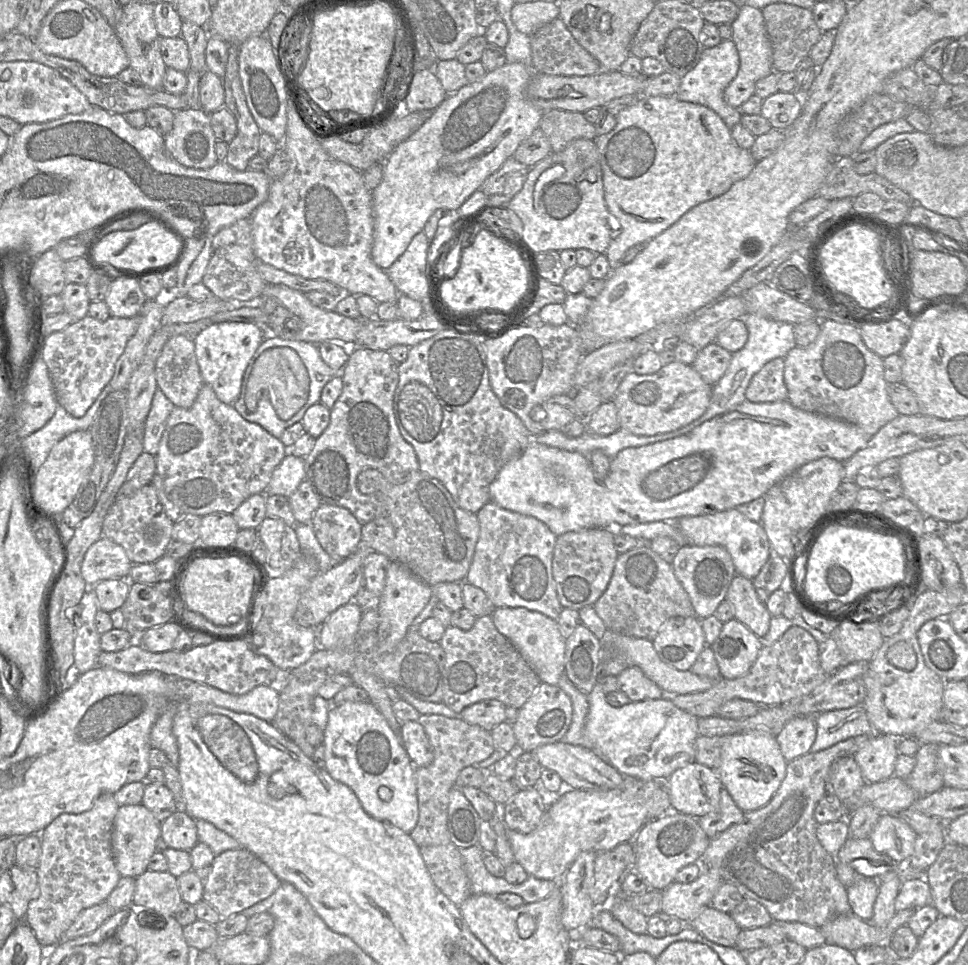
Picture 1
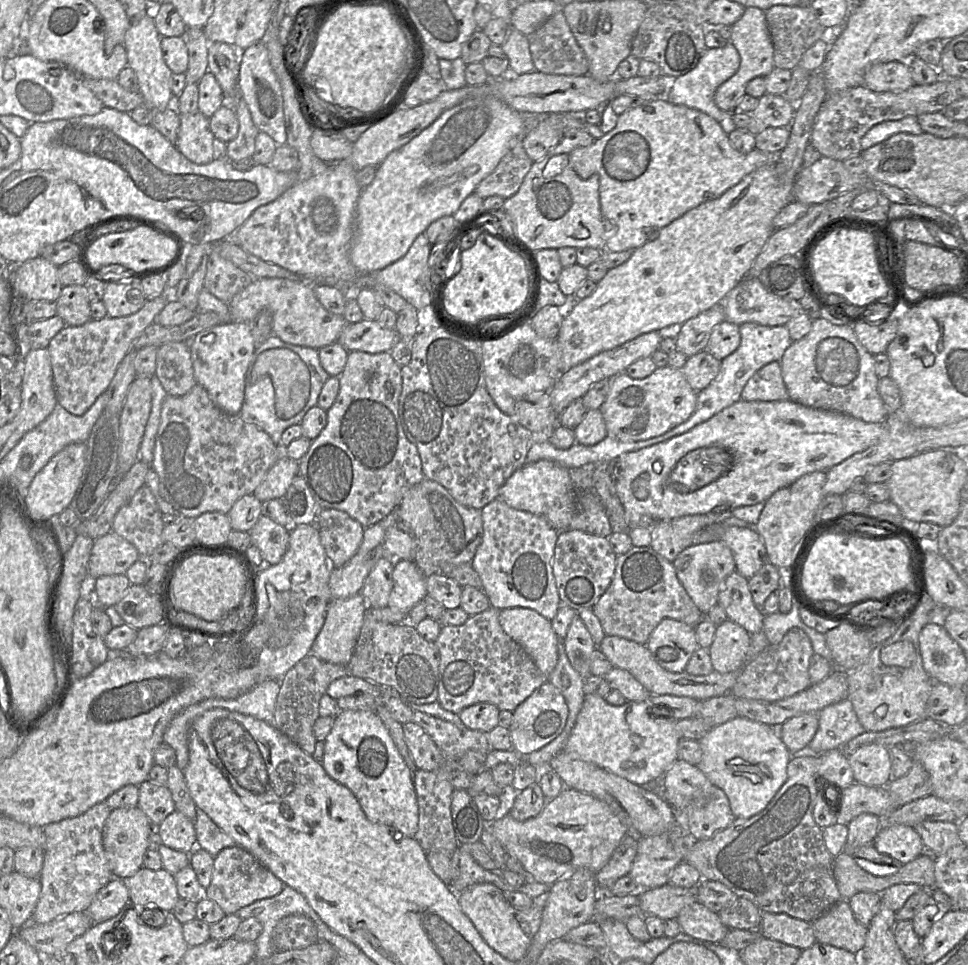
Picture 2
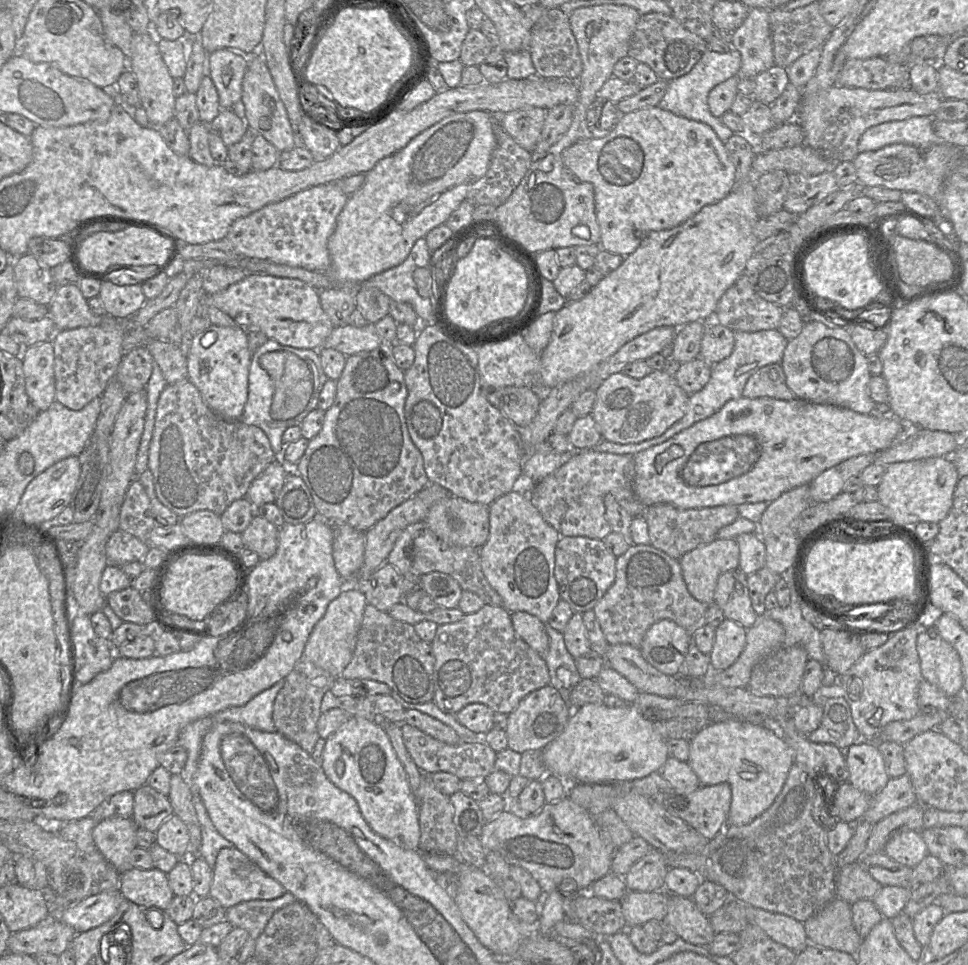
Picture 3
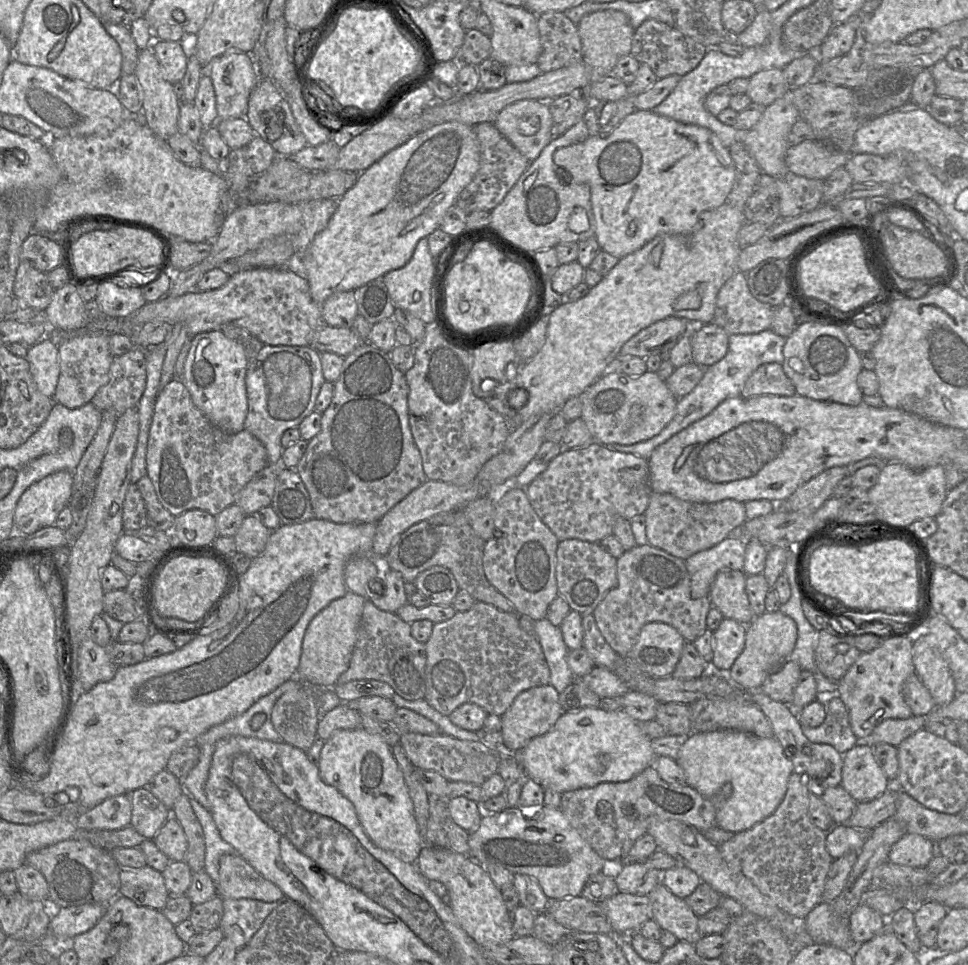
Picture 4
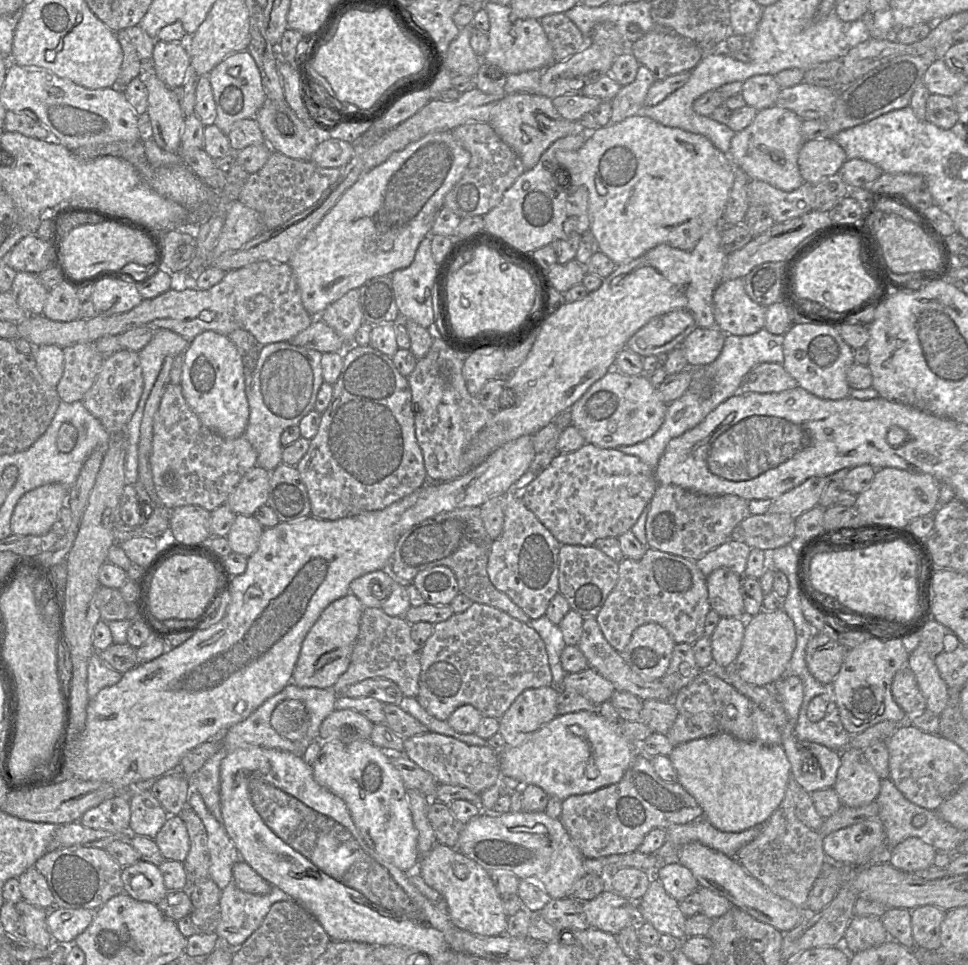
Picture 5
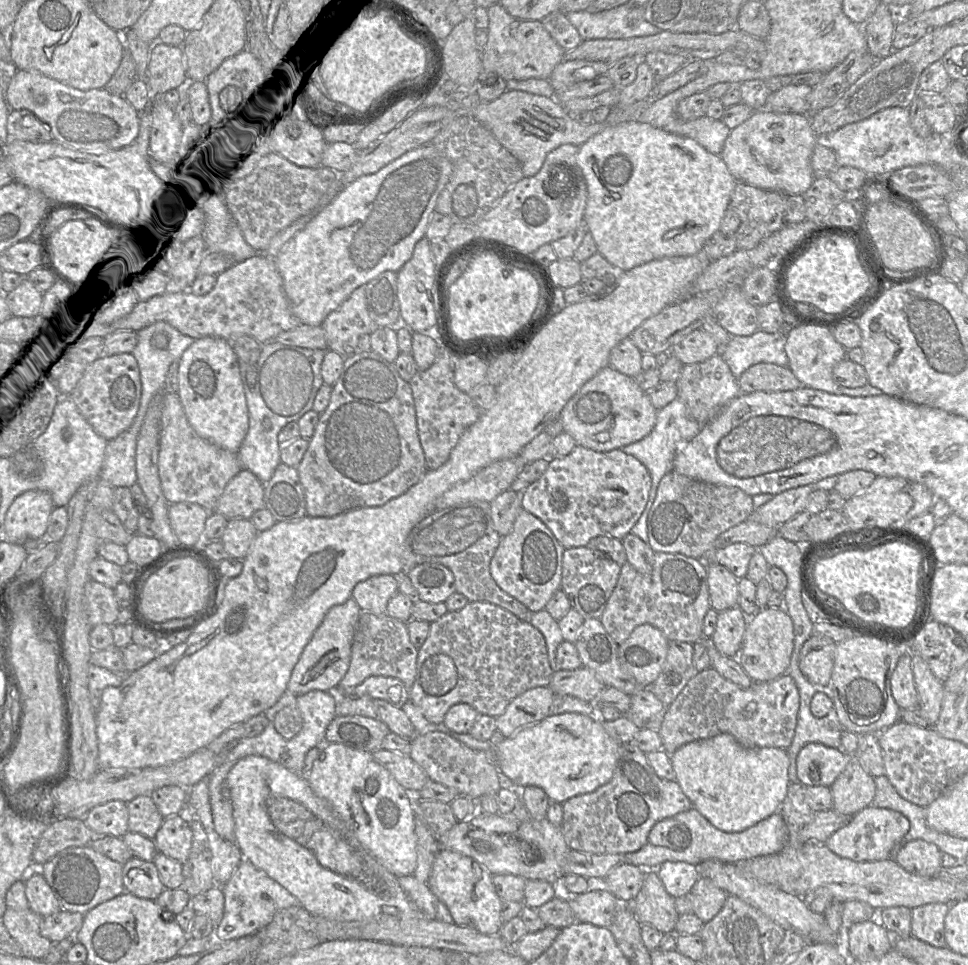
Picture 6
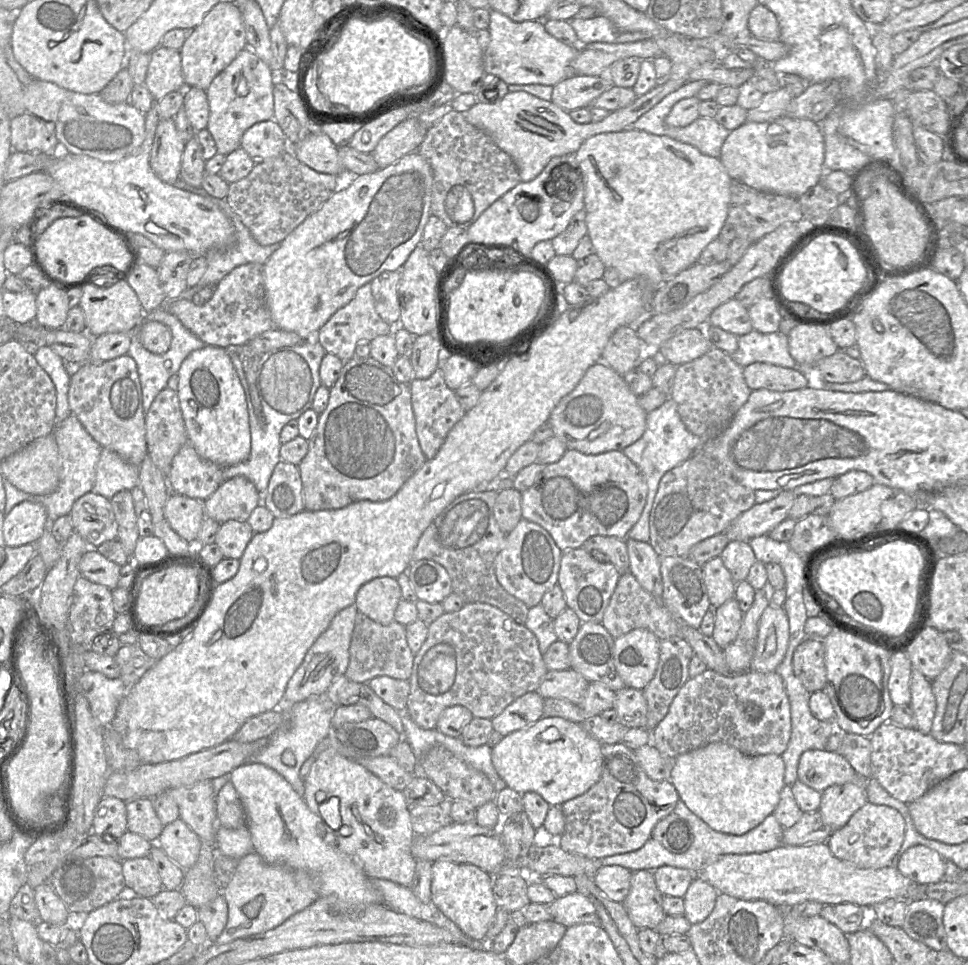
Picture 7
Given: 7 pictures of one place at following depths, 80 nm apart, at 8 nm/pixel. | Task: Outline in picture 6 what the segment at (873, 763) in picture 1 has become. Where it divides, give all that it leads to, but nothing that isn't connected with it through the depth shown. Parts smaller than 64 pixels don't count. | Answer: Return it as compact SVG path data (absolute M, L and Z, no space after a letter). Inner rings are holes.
M850 756L844 771L830 786L832 810L854 816L870 806L876 794L874 778L864 770L854 756Z

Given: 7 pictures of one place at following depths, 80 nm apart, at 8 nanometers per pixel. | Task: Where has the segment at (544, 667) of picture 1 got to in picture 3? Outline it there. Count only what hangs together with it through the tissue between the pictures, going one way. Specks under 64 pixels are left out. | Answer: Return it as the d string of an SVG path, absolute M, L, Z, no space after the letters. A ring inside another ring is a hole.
M525 611L511 613L511 621L518 636L545 660L545 654L549 646L546 624Z

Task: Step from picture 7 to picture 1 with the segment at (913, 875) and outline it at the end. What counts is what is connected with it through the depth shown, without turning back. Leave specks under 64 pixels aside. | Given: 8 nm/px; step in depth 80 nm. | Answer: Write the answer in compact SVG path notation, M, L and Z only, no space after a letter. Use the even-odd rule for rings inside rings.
M882 813L869 838L877 852L906 865L913 854L917 834L897 814Z

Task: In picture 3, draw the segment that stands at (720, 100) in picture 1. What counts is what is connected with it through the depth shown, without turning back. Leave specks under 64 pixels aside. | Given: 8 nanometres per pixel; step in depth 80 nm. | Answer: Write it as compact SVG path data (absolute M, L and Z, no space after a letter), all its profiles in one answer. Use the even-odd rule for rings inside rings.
M736 49L727 53L707 50L689 73L668 81L667 91L657 106L678 116L709 125L725 143L734 135L734 132L722 122L721 118L711 113L708 106L708 95L715 86L733 77L739 71L740 66L741 55Z

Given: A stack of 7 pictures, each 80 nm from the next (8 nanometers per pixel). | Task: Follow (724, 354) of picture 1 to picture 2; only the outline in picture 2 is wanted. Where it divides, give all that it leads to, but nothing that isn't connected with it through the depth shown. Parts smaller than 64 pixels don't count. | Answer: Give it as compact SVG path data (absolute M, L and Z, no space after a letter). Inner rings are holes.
M706 350L689 357L681 368L686 380L695 391L707 387L718 375L721 360L715 358Z

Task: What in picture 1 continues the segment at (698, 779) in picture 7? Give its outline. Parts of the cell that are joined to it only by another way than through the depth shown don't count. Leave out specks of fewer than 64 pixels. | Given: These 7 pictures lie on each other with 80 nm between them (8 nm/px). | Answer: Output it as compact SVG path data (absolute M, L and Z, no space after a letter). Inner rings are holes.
M741 733L721 737L721 763L716 772L722 786L743 811L749 812L765 806L786 776L787 761L783 757L776 737L767 733Z

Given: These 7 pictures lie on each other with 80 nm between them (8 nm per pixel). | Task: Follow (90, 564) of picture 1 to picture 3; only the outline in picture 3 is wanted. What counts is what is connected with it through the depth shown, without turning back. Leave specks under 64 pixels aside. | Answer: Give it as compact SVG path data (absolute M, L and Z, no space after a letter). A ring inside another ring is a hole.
M120 529L111 535L105 547L108 565L119 567L130 562L142 561L149 549L148 542L142 542Z

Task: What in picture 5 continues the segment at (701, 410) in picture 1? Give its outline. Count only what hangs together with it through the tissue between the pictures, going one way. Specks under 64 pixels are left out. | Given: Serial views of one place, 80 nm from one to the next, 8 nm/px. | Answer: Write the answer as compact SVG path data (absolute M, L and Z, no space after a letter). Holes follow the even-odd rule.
M611 364L601 379L596 381L584 395L570 408L572 425L574 425L586 443L600 448L616 448L634 445L651 437L664 422L667 405L659 396L657 387L653 386L645 373L630 376L622 374L616 364Z

